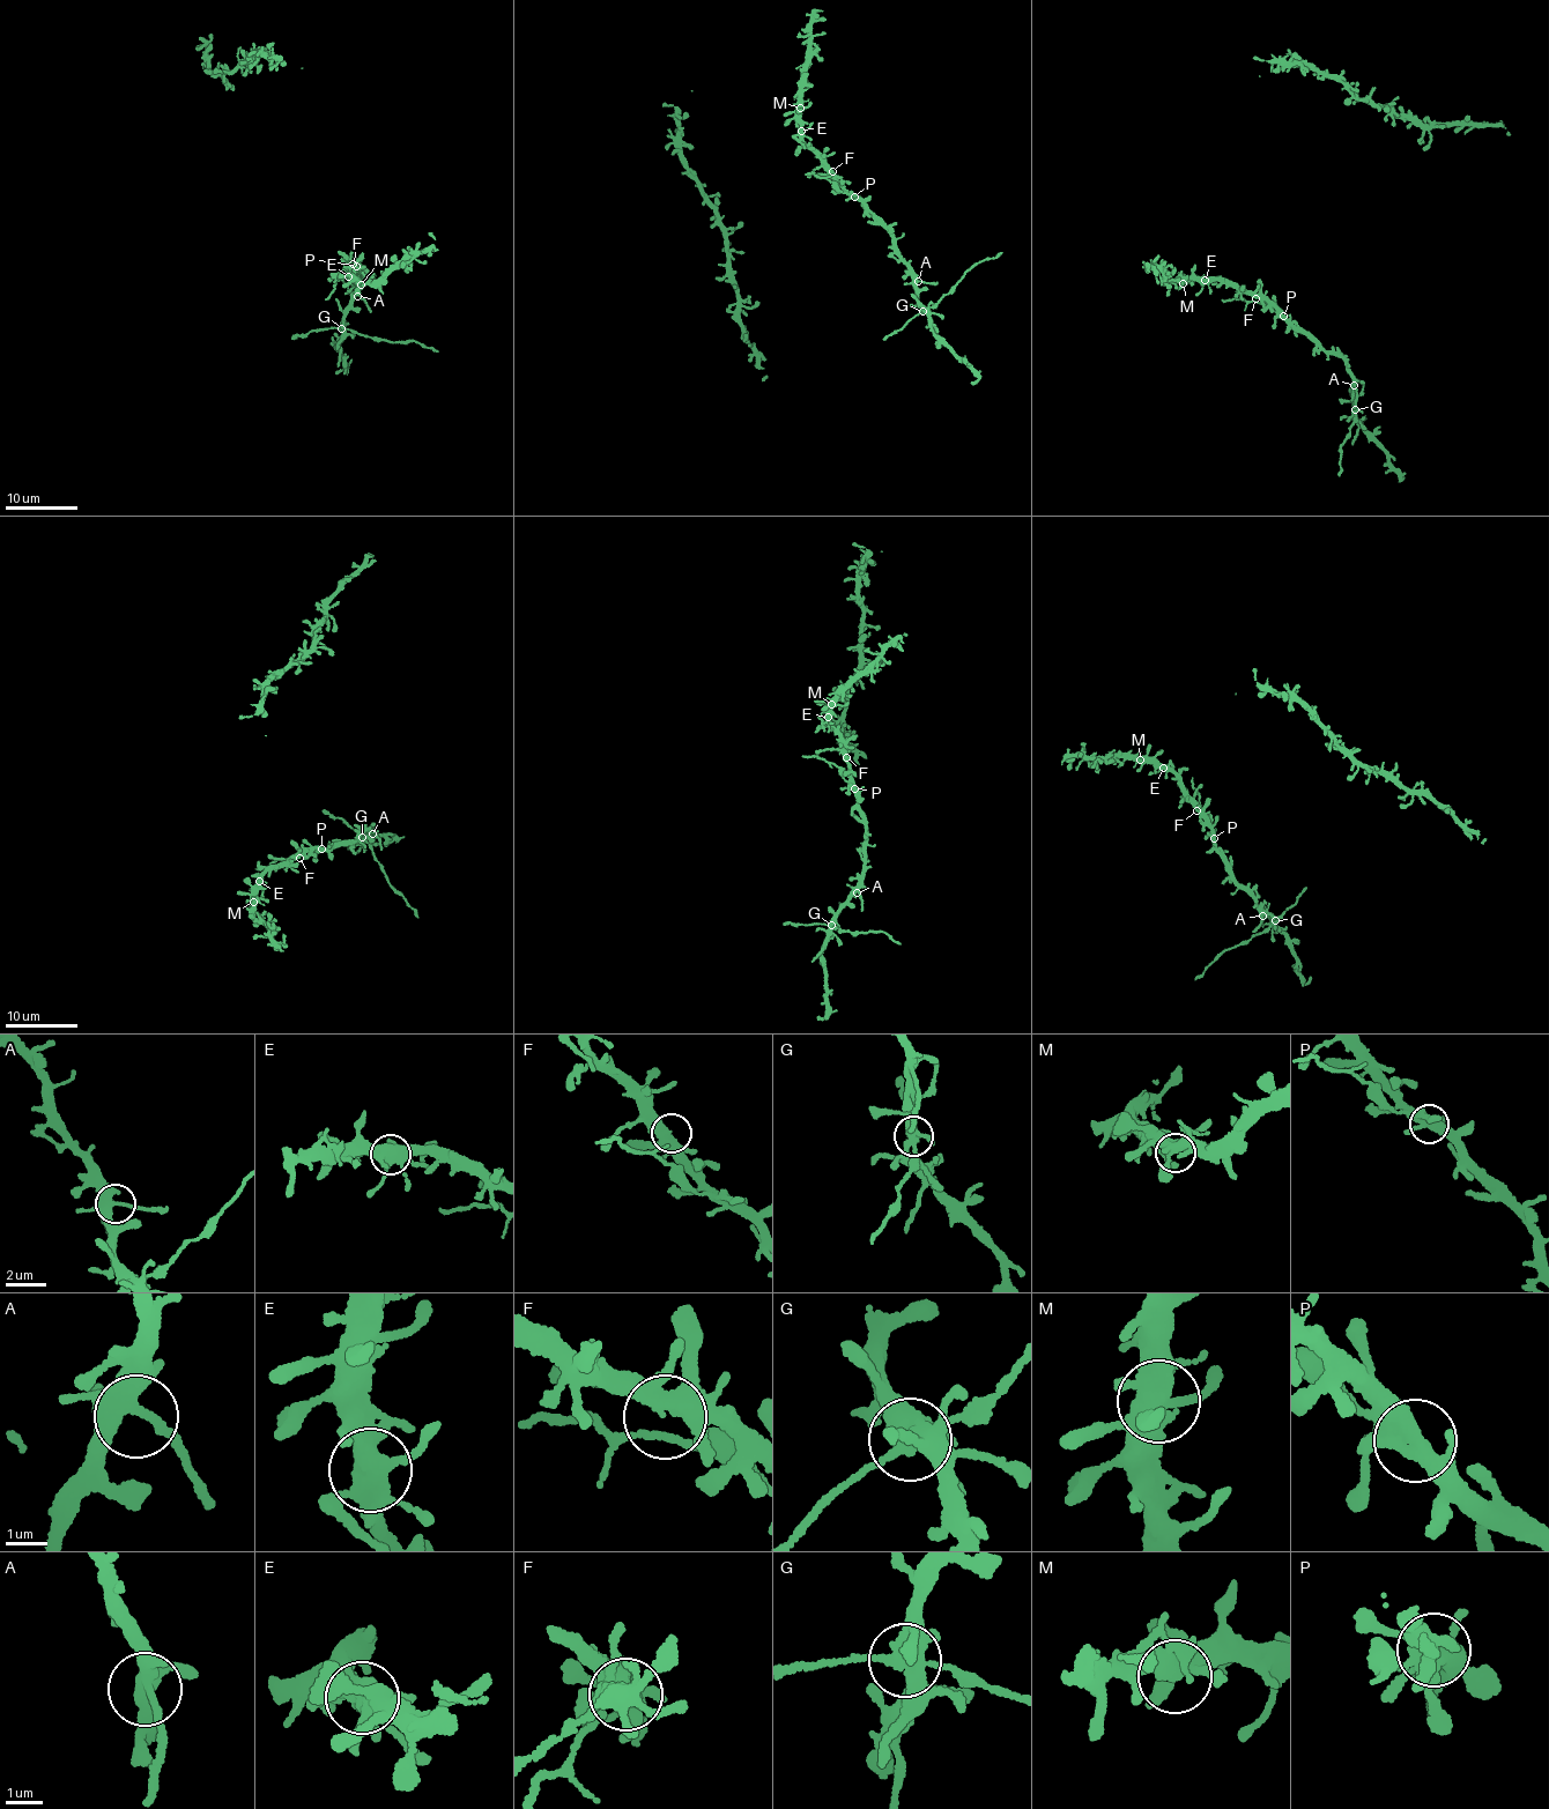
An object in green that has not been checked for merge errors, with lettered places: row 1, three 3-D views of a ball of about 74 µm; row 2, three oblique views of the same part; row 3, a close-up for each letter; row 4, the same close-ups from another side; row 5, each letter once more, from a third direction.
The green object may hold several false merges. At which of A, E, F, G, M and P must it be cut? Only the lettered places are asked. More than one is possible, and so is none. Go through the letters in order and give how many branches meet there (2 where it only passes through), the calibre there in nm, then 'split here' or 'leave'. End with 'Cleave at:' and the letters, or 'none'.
A: branches 5; calibre 340 nm; leave
E: branches 5; calibre 480 nm; leave
F: branches 5; calibre 360 nm; leave
G: branches 6; calibre 360 nm; split here
M: branches 6; calibre 440 nm; leave
P: branches 5; calibre 420 nm; leave
Cleave at: G

